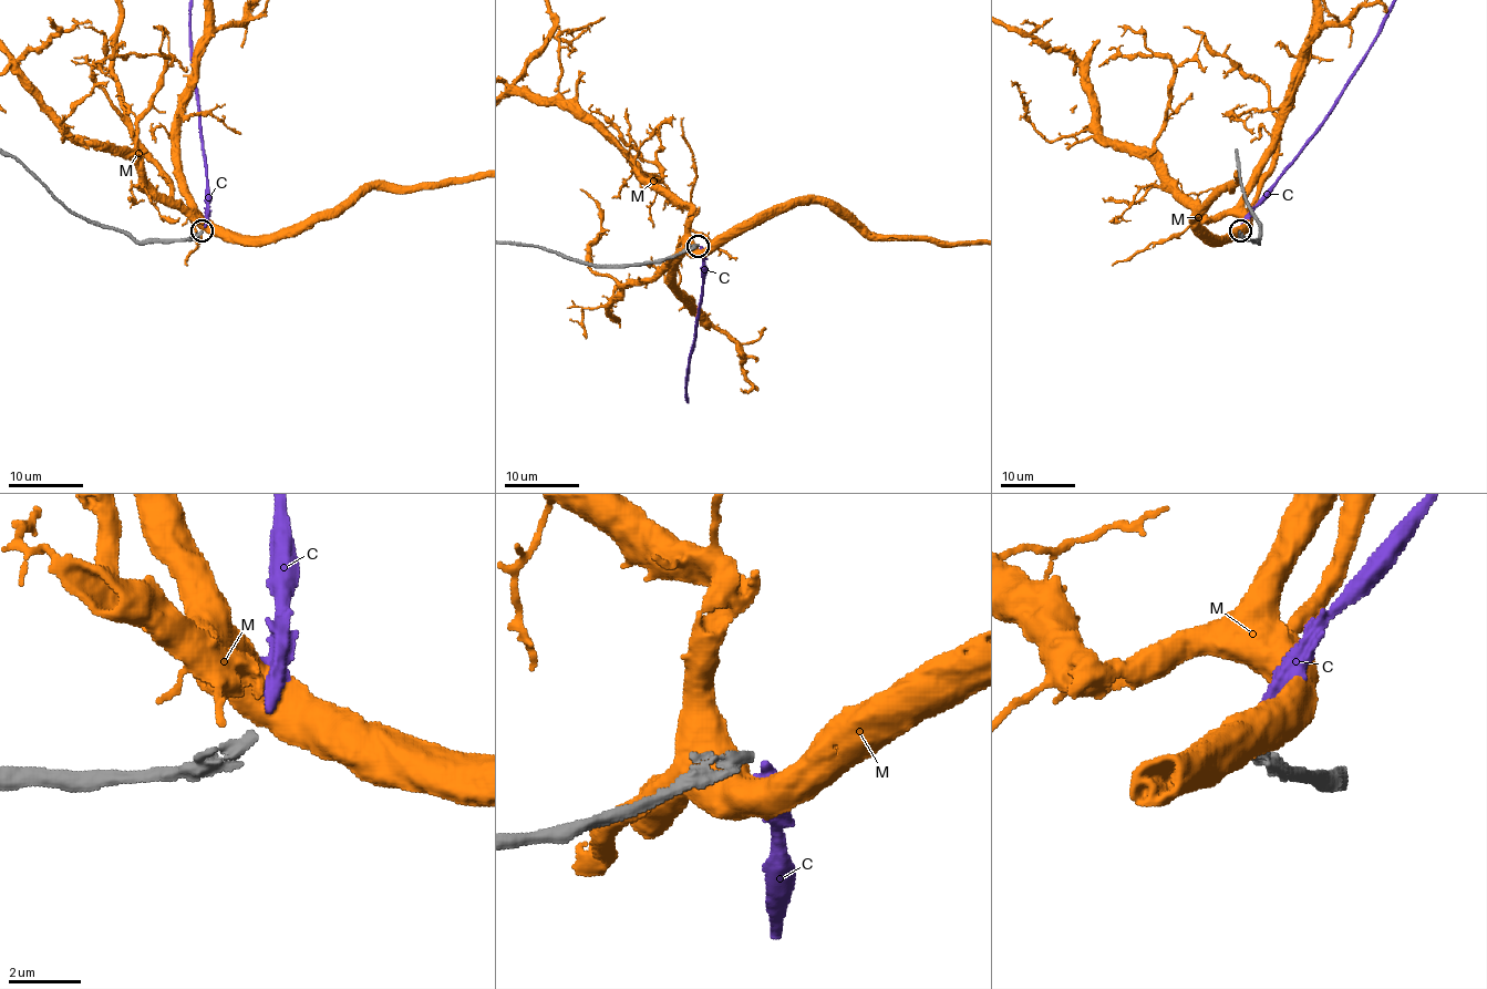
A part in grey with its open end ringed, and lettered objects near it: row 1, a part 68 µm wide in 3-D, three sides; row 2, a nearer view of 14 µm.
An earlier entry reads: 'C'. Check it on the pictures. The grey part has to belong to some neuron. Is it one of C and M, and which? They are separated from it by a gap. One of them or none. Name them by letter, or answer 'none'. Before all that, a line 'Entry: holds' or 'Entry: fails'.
Entry: holds
C

